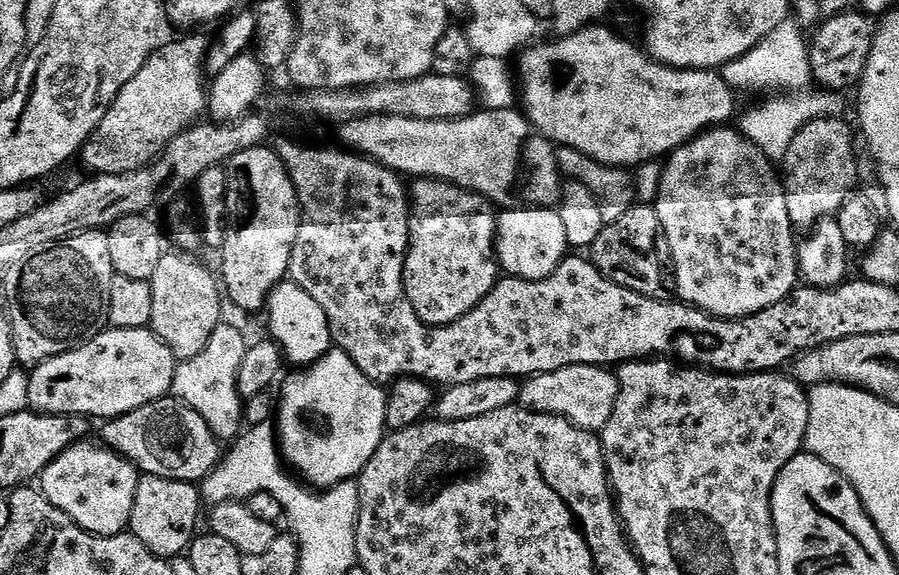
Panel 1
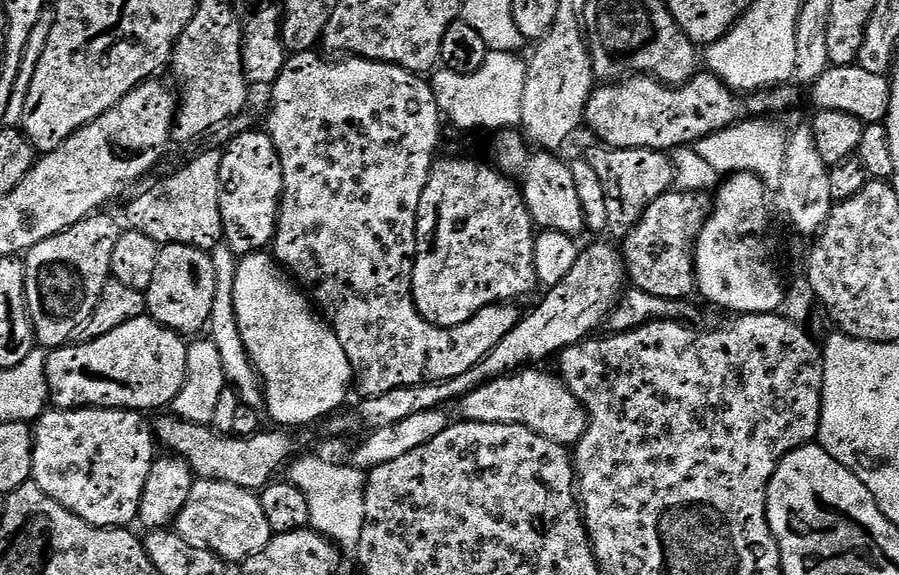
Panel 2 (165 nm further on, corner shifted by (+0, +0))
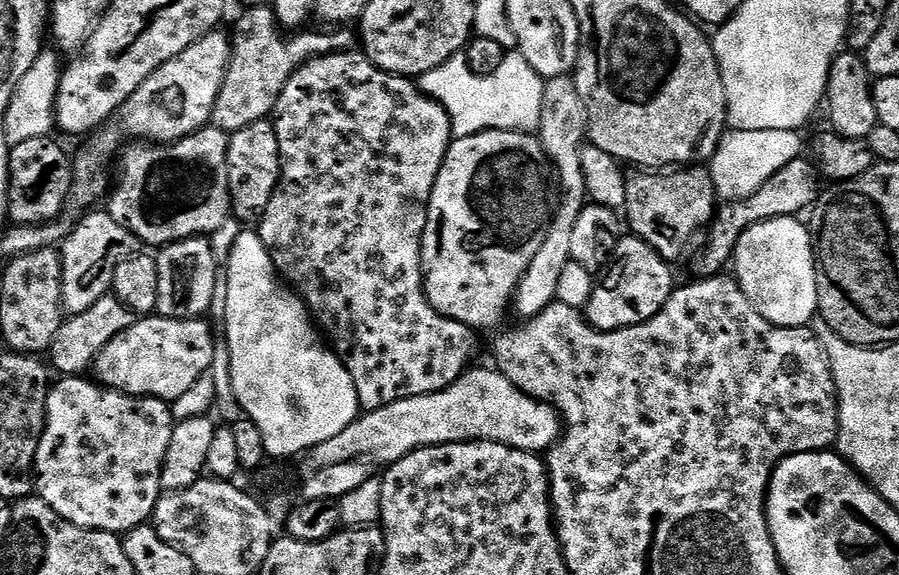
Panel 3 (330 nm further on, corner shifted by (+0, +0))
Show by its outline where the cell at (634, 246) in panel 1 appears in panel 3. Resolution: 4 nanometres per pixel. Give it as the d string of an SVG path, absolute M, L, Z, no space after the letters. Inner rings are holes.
M797 158L786 162L782 170L774 174L754 194L750 194L741 200L730 200L721 203L717 207L716 215L707 229L708 245L700 252L700 257L692 264L693 277L707 278L723 273L729 267L733 259L733 252L736 243L742 237L748 227L755 223L766 222L767 219L782 218L783 216L799 217L807 213L815 205L816 197L822 191L822 177L818 171L817 165L811 159Z

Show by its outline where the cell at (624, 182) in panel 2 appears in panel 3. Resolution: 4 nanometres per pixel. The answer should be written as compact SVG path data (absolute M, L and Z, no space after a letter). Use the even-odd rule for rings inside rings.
M676 166L671 170L632 170L625 175L626 202L622 209L631 235L645 240L663 260L676 262L696 235L711 225L718 207L712 175L704 166Z

